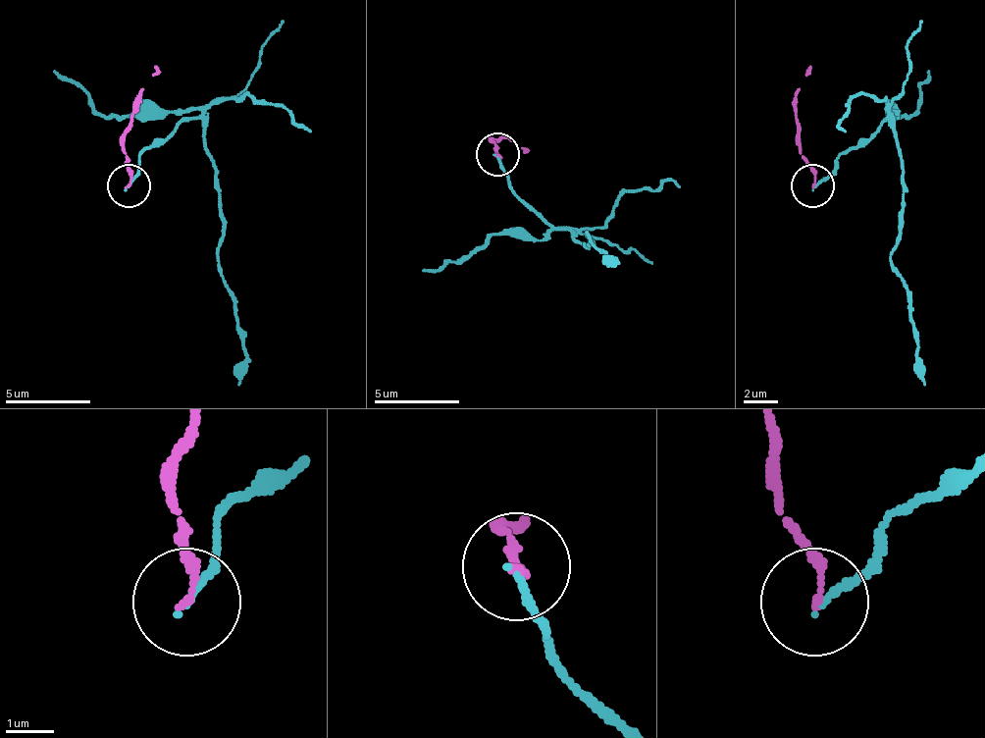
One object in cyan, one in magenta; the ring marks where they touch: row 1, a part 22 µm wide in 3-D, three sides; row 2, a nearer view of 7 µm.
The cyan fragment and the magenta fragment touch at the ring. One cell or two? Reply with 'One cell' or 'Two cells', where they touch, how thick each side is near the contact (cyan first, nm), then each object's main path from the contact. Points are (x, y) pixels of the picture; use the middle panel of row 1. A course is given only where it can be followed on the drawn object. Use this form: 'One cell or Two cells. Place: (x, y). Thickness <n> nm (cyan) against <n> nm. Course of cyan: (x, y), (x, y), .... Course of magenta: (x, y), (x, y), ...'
Two cells. Place: (497, 154). Thickness 140 nm (cyan) against 150 nm. Course of cyan: (498, 158), (515, 192), (554, 227), (589, 243), (589, 231), (601, 252), (614, 261), (605, 265). Course of magenta: (498, 153), (494, 140), (498, 136), (507, 136), (524, 153)

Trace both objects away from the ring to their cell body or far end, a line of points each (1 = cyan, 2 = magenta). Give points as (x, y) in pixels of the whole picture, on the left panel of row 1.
1: (129, 184), (146, 150), (185, 120), (202, 125), (220, 193), (220, 266), (245, 347), (236, 387)
2: (129, 184), (126, 150), (129, 116), (155, 64)

